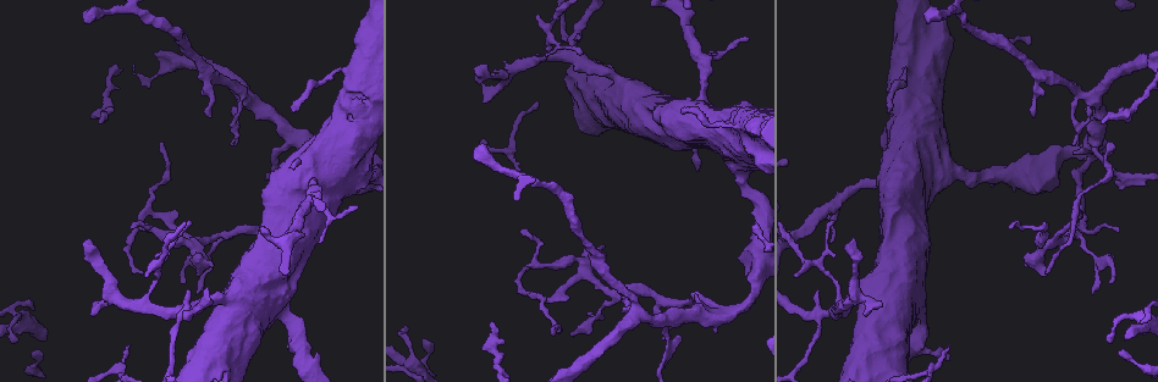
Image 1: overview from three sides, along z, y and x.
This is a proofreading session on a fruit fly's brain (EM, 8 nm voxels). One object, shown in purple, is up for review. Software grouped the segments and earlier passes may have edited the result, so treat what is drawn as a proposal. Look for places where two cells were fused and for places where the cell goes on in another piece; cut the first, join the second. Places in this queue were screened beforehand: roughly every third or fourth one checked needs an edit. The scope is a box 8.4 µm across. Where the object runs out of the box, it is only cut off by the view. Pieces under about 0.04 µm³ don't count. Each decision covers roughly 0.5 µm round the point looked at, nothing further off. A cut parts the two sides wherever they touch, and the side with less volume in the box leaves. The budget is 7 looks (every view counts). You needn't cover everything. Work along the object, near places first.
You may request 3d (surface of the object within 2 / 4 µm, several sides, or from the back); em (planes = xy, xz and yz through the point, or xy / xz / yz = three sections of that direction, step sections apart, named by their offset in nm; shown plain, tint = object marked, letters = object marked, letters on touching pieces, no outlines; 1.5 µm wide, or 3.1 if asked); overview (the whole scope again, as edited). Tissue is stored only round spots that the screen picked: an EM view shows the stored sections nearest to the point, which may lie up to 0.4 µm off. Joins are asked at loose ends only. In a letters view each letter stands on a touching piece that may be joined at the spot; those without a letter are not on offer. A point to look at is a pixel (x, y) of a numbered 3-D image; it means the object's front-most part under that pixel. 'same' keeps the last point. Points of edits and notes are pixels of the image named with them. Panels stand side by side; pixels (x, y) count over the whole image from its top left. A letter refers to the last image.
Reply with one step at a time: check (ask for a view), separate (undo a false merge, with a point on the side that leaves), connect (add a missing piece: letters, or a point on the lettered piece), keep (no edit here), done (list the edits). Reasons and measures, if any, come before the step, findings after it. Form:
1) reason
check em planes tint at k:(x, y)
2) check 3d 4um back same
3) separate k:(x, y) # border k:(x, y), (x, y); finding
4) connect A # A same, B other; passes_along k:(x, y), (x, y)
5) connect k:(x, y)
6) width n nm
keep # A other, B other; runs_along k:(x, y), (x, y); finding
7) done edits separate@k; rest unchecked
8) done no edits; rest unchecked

an open end
check 3d 4um at 1:(1035, 116)

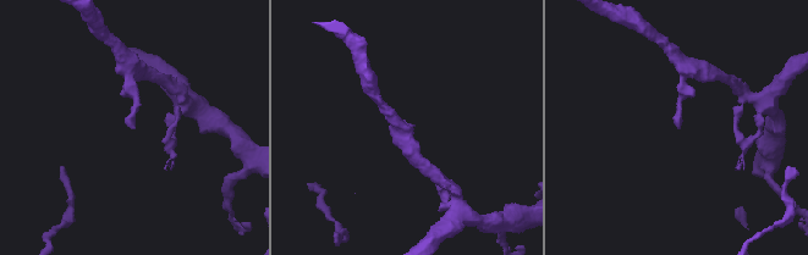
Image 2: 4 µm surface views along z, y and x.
shape alone is not enough
check em planes tint at 2:(680, 127)

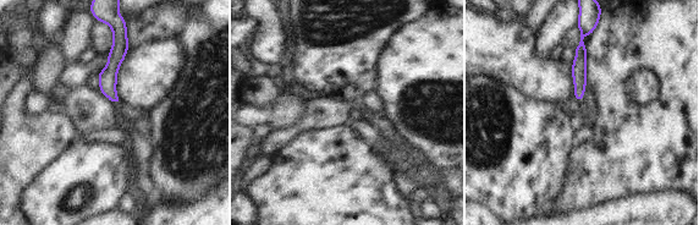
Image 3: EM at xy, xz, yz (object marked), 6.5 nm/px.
see the neighbours
check em planes letters same

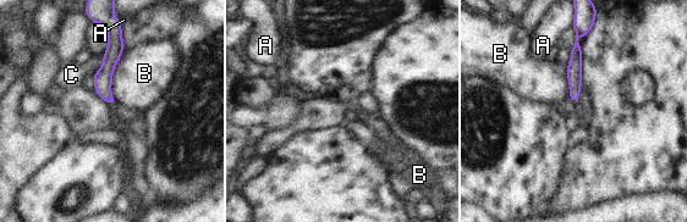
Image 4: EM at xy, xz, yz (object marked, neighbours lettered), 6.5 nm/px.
width 100 nm
keep # A other, B other, C other; runs_along 4:(583, 25), (577, 38), (573, 99); none of them fits

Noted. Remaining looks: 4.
check 3d 4um back at 1:(1093, 292)

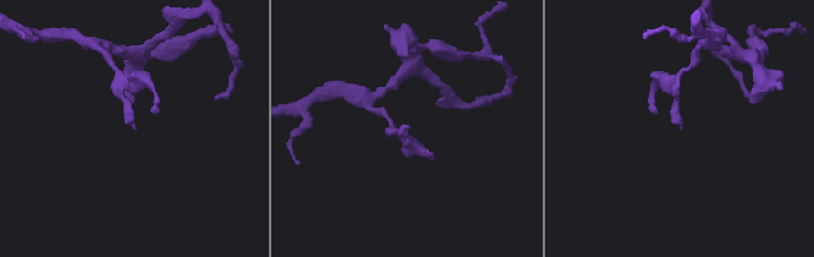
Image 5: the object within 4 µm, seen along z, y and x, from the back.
check em xz step 8 plain at 5:(410, 127)

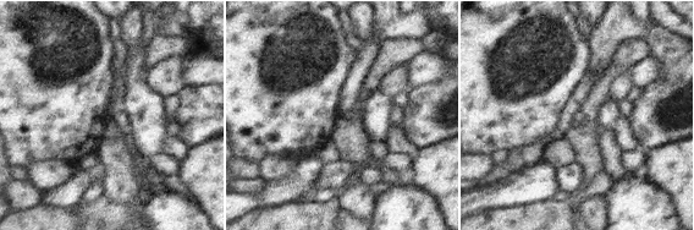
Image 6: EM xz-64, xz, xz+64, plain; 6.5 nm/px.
check em xz step 8 letters same

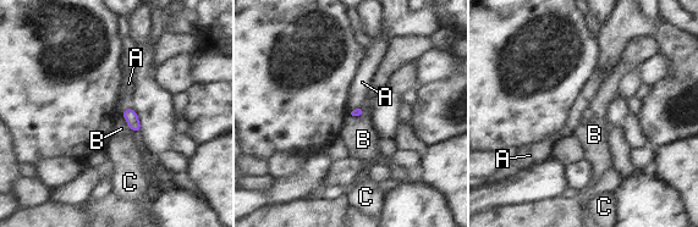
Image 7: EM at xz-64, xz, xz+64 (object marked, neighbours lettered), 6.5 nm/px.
keep # A other, B other, C other; border 7:(121, 115), (132, 131), (139, 132); none of them fits

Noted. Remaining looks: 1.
tapers out
check em xz step 8 letters at 1:(748, 38)

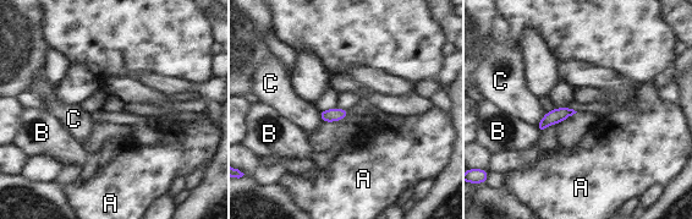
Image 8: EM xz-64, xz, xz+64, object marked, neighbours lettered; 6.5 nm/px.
width 90 nm
keep # A other, B other, C other; border 8:(545, 113), (536, 126); none of them fits

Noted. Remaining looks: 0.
done no edits; rest unchecked

